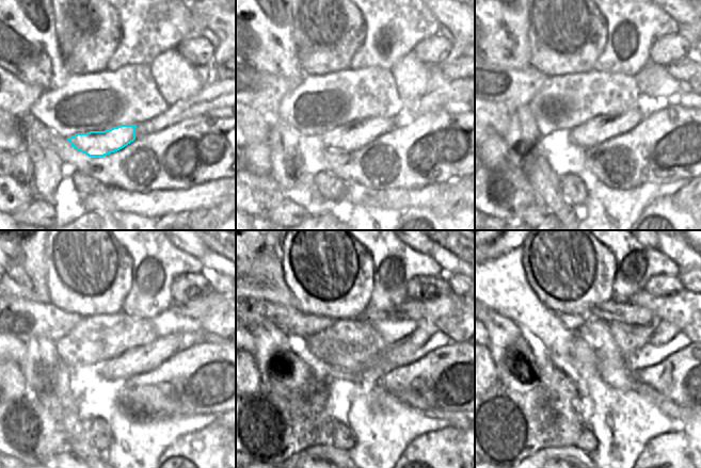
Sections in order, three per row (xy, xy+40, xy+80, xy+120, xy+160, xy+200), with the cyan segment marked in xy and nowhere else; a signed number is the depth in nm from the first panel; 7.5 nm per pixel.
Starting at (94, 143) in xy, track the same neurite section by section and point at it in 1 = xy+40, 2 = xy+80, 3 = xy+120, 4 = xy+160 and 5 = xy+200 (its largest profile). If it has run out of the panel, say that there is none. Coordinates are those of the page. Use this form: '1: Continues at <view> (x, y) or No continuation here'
1: Continues at xy+40 (352, 135)
2: Continues at xy+80 (595, 131)
3: Continues at xy+120 (140, 360)
4: Continues at xy+160 (426, 329)
5: Continues at xy+200 (664, 332)

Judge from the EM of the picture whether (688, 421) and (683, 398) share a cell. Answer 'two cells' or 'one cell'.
two cells

